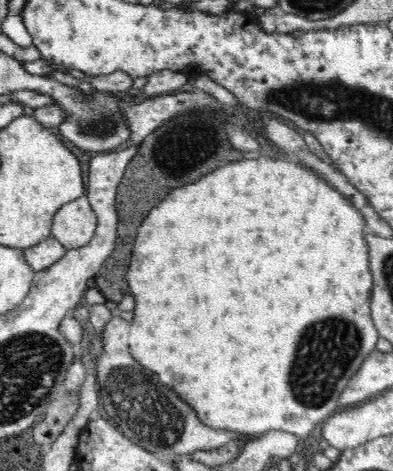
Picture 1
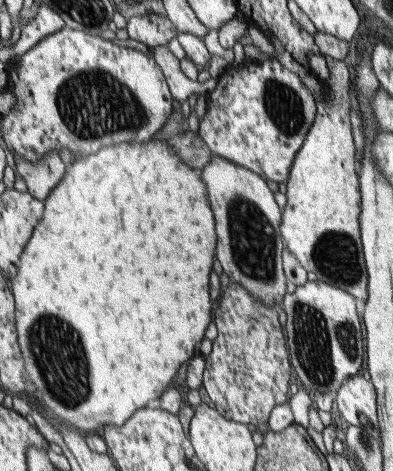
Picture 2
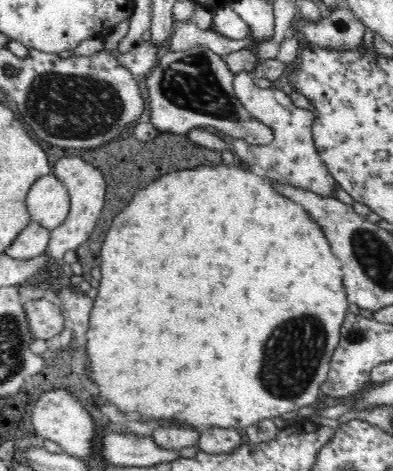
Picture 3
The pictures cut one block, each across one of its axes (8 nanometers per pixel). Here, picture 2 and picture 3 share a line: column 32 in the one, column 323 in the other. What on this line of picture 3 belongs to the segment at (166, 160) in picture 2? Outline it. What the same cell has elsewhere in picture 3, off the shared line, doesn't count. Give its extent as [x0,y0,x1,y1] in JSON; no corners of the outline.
[86,164,350,428]

